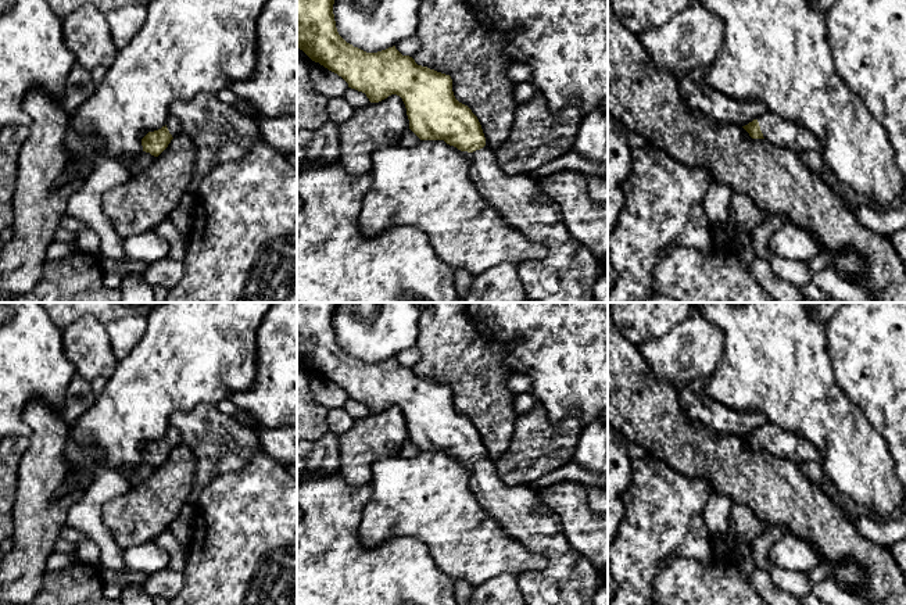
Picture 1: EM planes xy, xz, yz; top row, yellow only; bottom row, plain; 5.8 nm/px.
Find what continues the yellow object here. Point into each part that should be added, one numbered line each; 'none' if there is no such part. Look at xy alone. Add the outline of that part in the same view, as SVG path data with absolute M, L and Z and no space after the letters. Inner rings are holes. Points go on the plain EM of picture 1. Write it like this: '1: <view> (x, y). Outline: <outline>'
1: xy (174, 436). Outline: M172 425L168 426L165 436L166 436L169 444L172 445L172 448L175 448L183 443L180 432Z

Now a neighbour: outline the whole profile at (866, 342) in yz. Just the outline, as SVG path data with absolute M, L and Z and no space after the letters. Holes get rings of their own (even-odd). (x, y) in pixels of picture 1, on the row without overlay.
M846 302L827 322L827 347L837 383L849 400L863 409L871 426L888 444L889 452L894 457L896 475L906 487L906 302Z

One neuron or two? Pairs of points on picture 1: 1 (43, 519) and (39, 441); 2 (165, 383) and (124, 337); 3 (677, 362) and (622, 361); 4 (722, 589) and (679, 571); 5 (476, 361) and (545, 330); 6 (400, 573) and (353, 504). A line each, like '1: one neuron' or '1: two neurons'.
1: one neuron
2: two neurons
3: two neurons
4: one neuron
5: two neurons
6: one neuron

